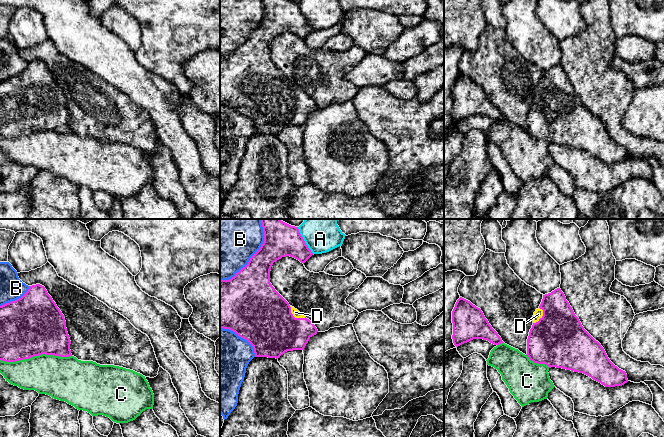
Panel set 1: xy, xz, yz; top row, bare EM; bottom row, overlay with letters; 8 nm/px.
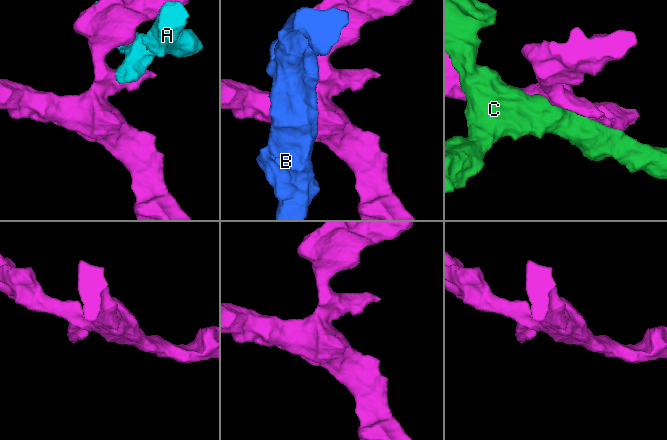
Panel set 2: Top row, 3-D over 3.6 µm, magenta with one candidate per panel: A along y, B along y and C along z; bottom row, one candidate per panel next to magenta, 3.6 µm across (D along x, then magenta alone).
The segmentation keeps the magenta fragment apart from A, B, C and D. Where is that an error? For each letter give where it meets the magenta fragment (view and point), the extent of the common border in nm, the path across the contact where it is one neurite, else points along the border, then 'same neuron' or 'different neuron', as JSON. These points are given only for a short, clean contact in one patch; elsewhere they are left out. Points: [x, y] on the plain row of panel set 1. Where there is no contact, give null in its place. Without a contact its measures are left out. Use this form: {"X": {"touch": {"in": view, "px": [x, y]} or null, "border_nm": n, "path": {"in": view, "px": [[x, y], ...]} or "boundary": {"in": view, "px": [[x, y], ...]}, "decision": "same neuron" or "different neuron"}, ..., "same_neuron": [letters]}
{"A": {"touch": {"in": "xz", "px": [304, 17]}, "border_nm": 260, "decision": "different neuron"}, "B": {"touch": {"in": "xz", "px": [251, 33]}, "border_nm": 550, "decision": "different neuron"}, "C": {"touch": {"in": "xy", "px": [35, 131]}, "border_nm": 600, "decision": "different neuron"}, "D": {"touch": {"in": "xz", "px": [294, 93]}, "border_nm": 160, "decision": "same neuron"}, "same_neuron": ["D"]}

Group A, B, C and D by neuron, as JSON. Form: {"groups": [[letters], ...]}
{"groups": [["A"], ["B"], ["C"], ["D"]]}

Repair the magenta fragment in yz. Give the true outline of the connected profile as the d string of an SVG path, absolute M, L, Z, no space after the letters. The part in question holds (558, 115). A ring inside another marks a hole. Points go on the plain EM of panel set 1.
M560 64L543 71L533 91L533 101L527 115L527 130L531 137L583 149L605 163L622 162L628 158L625 147L615 142L604 124L582 102Z

